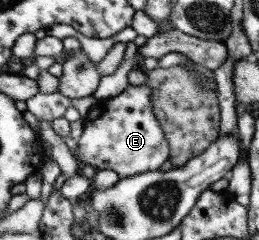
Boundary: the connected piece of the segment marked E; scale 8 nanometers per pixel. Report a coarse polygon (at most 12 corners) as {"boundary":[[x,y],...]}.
{"boundary":[[151,87],[96,99],[82,166],[120,178],[158,170],[169,143]]}

